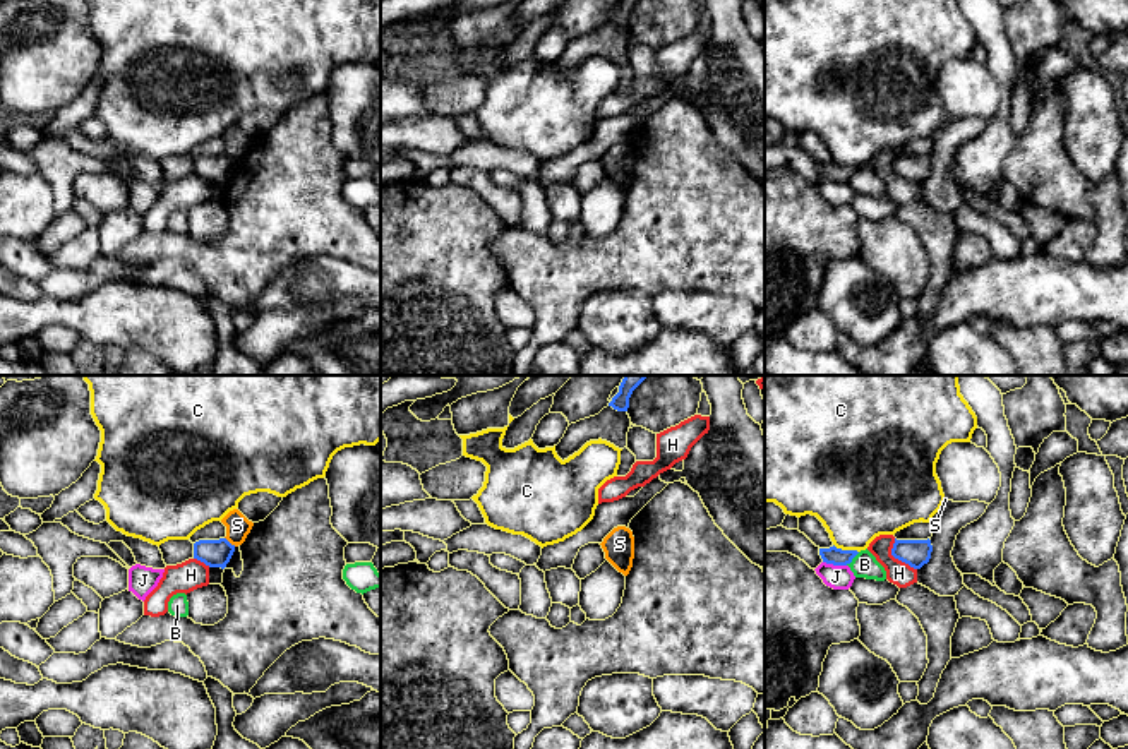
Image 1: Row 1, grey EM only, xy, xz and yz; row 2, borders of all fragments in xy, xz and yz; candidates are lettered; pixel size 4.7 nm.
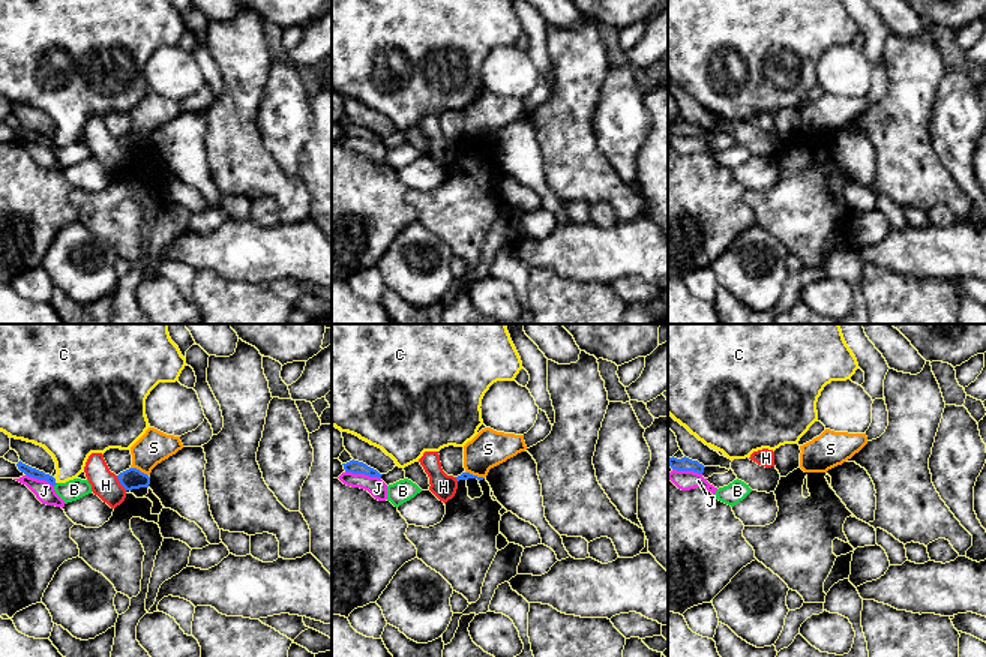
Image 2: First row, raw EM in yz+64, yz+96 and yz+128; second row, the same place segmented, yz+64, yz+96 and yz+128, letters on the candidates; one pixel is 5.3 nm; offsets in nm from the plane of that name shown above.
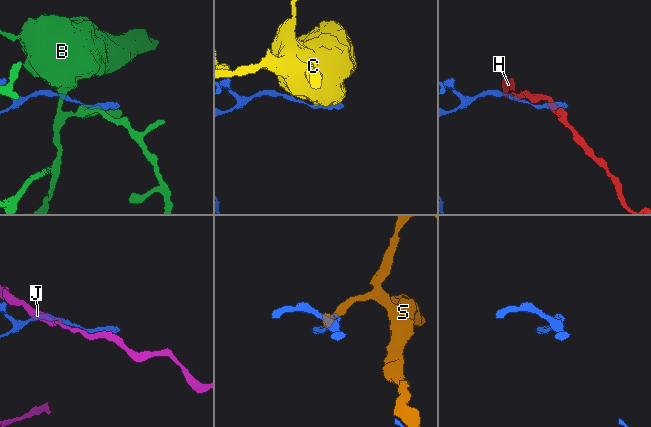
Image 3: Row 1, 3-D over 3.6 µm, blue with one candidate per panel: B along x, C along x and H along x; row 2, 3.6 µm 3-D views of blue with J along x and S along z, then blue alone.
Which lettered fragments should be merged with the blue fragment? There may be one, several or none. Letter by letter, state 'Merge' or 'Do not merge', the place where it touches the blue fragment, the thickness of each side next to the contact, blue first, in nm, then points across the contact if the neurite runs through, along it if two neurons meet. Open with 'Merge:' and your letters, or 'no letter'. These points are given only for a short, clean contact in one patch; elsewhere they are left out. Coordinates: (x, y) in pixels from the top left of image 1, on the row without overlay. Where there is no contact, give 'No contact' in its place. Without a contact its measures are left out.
Merge: no letter
B: Do not merge. Touches blue at yz (852, 173). Thickness 80 nm (blue) against 120 nm
C: Do not merge. Touches blue at yz (846, 167). Thickness 80 nm (blue) against 400 nm. Boundary: yz (834, 160), (858, 168)
H: Do not merge. Touches blue at yz (897, 173). Thickness 130 nm (blue) against 120 nm. Boundary: yz (894, 155), (892, 170), (916, 185)
J: Do not merge. Touches blue at yz (835, 180). Thickness 80 nm (blue) against 110 nm
S: Do not merge. Touches blue at xy (228, 158). Thickness 130 nm (blue) against 110 nm. Boundary: xy (225, 153), (235, 161)

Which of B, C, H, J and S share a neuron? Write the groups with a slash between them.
B / C / H / J / S

